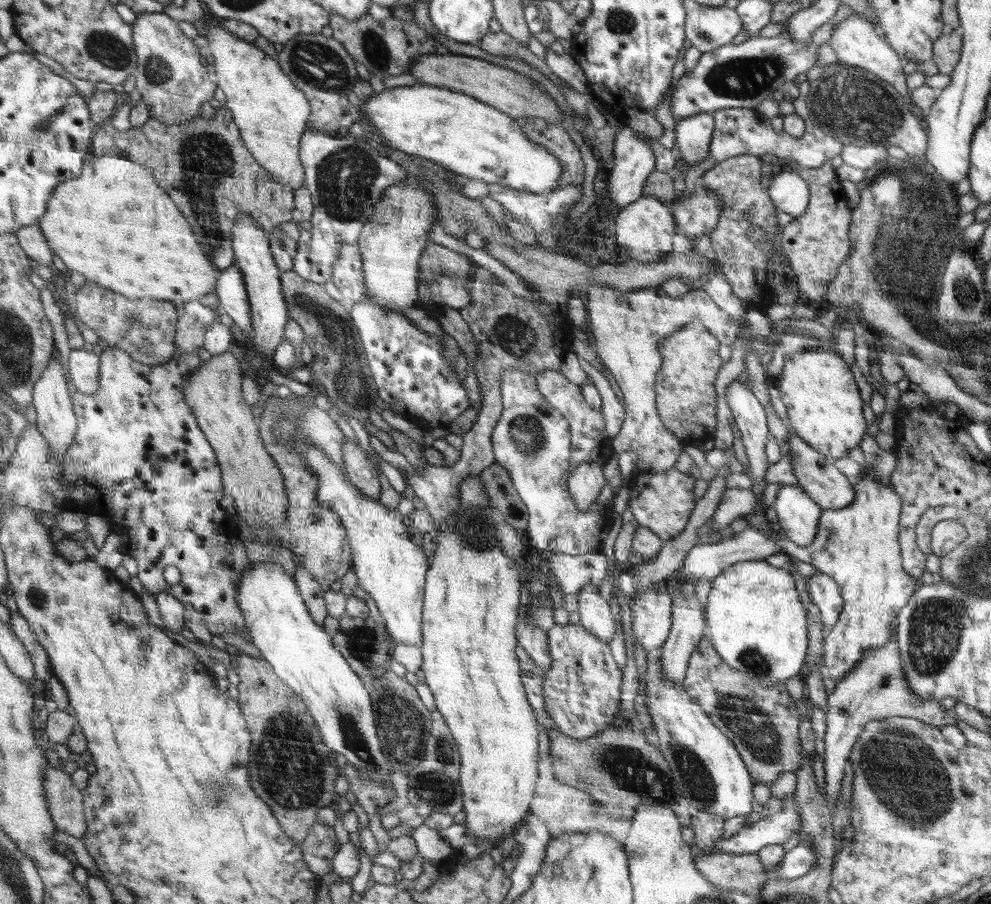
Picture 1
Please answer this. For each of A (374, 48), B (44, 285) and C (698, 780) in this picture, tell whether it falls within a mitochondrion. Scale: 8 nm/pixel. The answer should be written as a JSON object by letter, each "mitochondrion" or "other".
{"A":"mitochondrion","B":"other","C":"mitochondrion"}

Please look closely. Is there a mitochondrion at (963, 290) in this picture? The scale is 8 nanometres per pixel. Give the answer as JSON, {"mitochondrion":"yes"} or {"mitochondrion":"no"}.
{"mitochondrion":"yes"}

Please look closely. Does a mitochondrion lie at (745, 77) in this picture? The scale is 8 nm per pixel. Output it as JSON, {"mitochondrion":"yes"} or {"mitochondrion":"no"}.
{"mitochondrion":"yes"}

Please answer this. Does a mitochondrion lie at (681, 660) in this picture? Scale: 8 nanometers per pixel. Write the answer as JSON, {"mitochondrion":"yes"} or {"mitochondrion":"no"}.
{"mitochondrion":"no"}

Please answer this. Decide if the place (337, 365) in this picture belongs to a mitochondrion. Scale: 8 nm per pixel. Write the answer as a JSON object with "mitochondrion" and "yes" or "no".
{"mitochondrion":"yes"}

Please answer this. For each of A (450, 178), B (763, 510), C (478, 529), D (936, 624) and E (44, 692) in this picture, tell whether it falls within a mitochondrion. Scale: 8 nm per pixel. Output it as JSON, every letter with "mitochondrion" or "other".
{"A":"other","B":"other","C":"mitochondrion","D":"mitochondrion","E":"other"}

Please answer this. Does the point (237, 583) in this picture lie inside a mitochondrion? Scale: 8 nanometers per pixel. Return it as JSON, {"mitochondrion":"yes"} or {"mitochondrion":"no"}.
{"mitochondrion":"no"}

